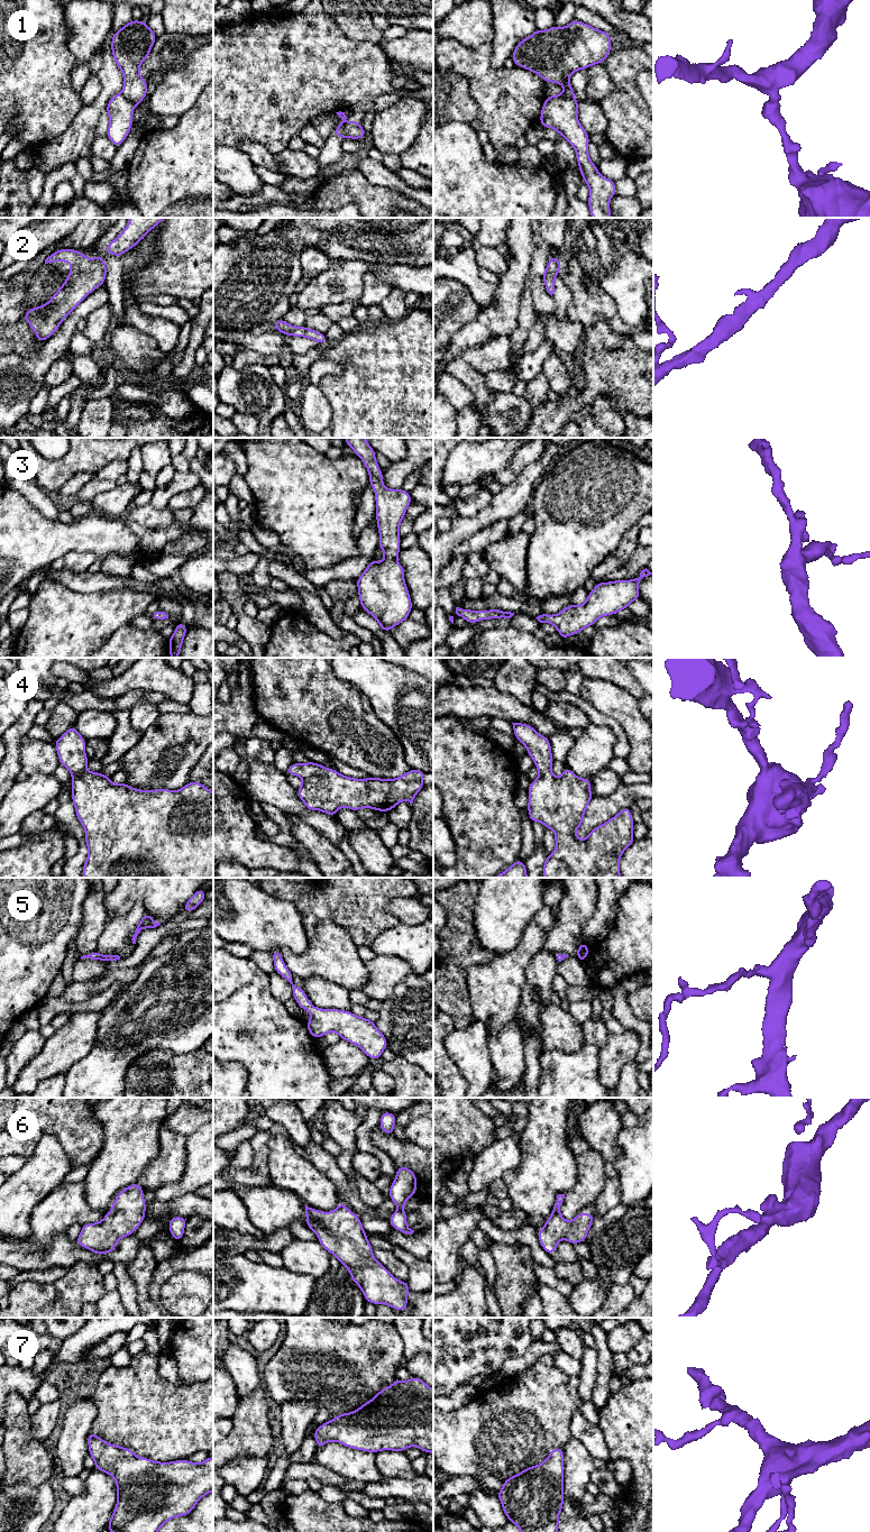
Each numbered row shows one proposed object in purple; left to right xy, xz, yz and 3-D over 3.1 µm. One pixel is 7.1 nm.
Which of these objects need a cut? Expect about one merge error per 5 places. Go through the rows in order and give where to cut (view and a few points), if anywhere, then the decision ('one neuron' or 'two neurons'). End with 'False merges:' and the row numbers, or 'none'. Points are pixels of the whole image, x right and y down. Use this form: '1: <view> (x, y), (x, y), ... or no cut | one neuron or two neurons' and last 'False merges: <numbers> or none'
1: xz (346, 121), (344, 137) | two neurons
2: no cut | one neuron
3: no cut | one neuron
4: no cut | one neuron
5: no cut | one neuron
6: no cut | one neuron
7: no cut | one neuron
False merges: 1

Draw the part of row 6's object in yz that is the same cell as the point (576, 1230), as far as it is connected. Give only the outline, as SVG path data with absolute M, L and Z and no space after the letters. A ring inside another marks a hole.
M558 1194L552 1213L546 1220L543 1228L537 1231L540 1245L549 1255L557 1249L557 1244L565 1239L573 1245L586 1241L588 1230L595 1215L593 1213L578 1213L571 1221L565 1220L560 1214L560 1207L565 1194Z

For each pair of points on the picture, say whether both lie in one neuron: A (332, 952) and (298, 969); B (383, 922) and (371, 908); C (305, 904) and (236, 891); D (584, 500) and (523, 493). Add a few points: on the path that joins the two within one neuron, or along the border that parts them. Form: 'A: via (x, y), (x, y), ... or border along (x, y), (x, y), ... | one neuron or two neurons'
A: via (323, 957), (307, 965) | one neuron
B: via (379, 918), (373, 911) | one neuron
C: border along (262, 889), (277, 898), (289, 900), (300, 913) | two neurons
D: border along (546, 470), (532, 494) | two neurons

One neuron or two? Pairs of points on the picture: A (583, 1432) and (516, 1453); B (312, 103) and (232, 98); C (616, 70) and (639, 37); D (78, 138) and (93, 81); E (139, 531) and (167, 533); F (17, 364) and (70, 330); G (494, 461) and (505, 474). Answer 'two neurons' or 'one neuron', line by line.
A: two neurons
B: one neuron
C: two neurons
D: two neurons
E: one neuron
F: one neuron
G: two neurons

